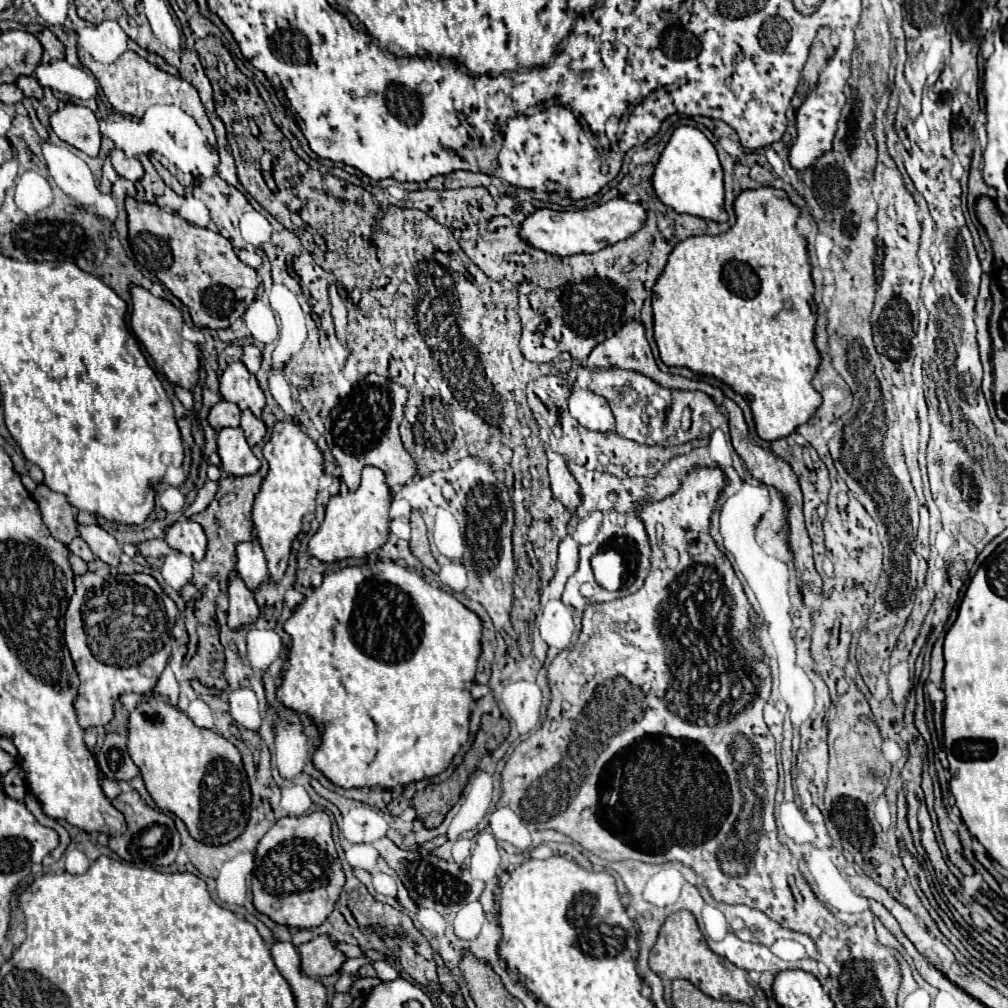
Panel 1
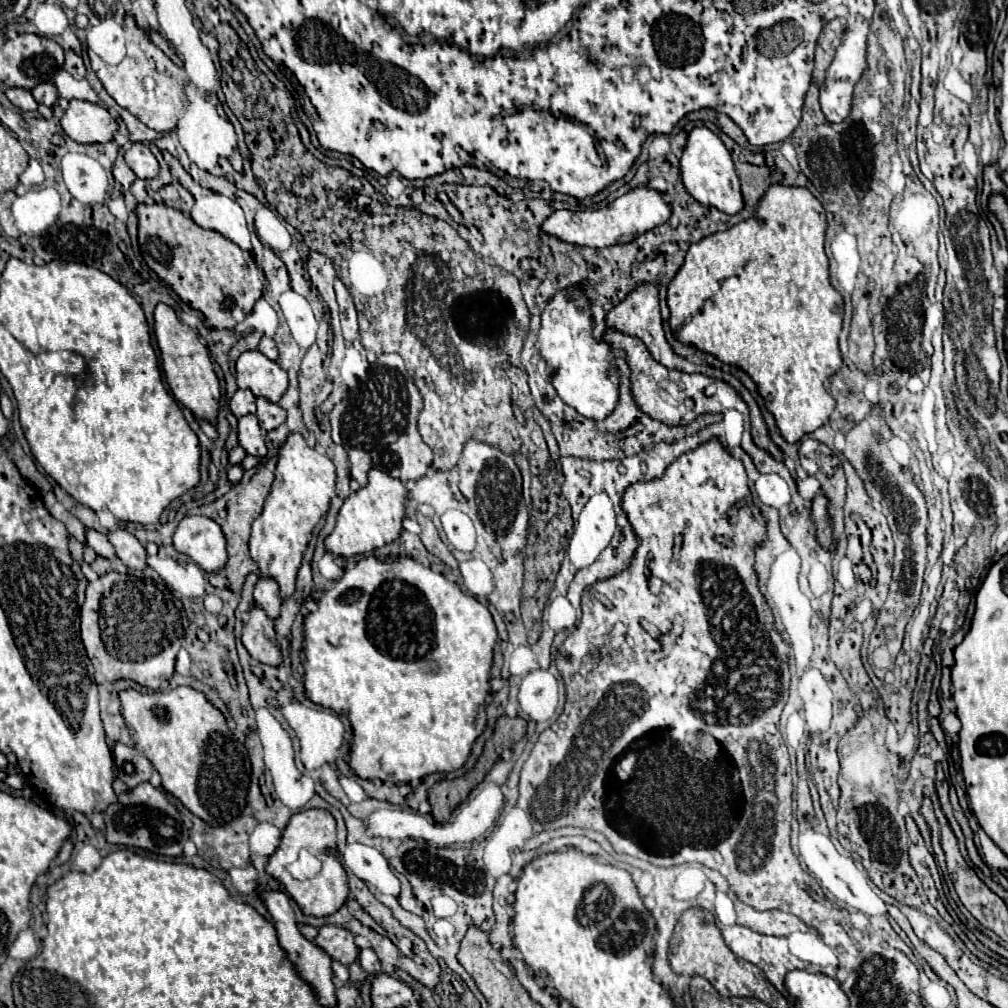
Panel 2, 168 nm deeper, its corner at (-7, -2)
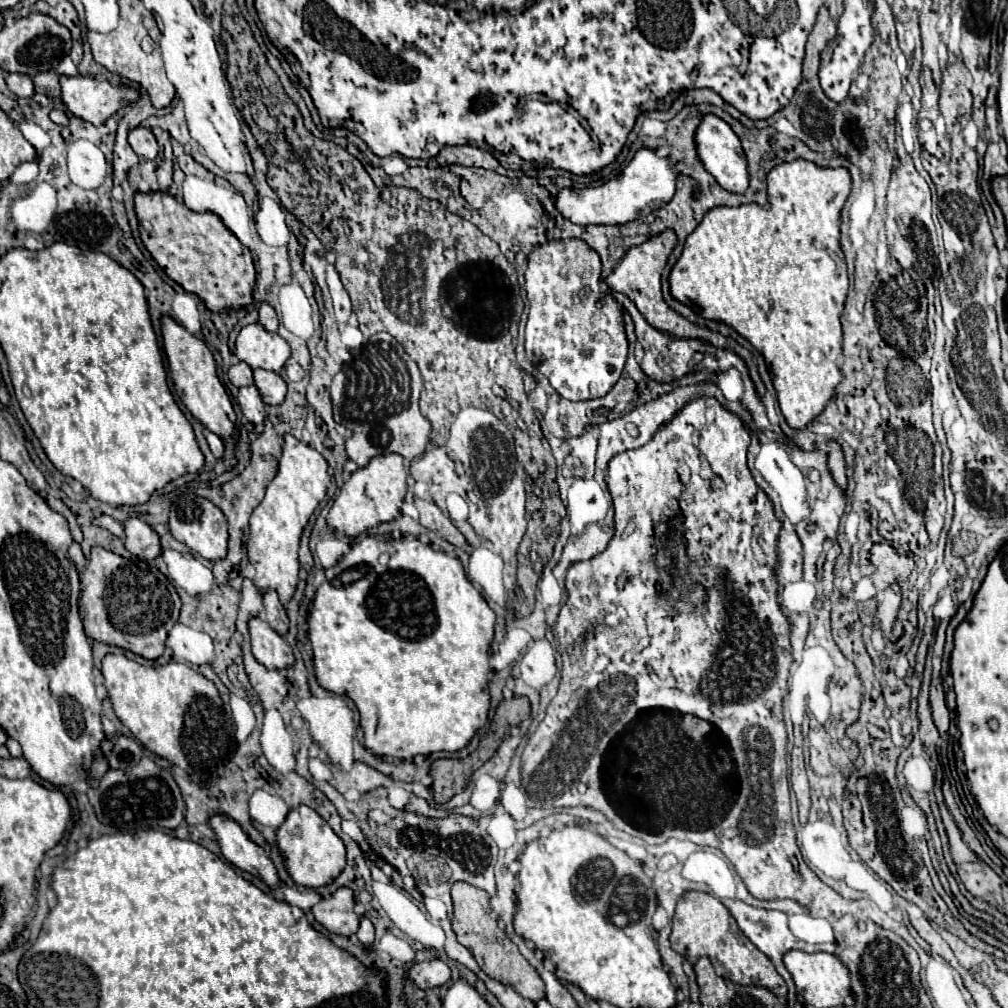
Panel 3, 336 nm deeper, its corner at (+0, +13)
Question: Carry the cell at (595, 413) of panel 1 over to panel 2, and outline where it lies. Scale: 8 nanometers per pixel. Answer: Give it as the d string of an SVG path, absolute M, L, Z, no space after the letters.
M562 290L554 296L554 300L550 300L546 304L546 310L542 314L542 326L540 326L540 334L538 334L538 342L536 348L540 352L540 356L548 362L548 368L552 370L552 384L558 392L558 396L572 406L578 414L590 418L590 420L604 420L606 416L612 414L612 410L616 408L618 402L618 376L616 372L610 368L610 348L604 342L594 342L592 340L592 318L590 318L590 310L586 306L584 300L580 300L580 290Z

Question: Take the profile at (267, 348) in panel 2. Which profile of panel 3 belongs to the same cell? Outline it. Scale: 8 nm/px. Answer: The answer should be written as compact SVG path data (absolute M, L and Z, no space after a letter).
M261 303L261 307L259 307L259 323L267 329L267 331L277 331L277 323L279 323L279 319L277 319L277 313L275 313L275 309L269 305L269 303Z

